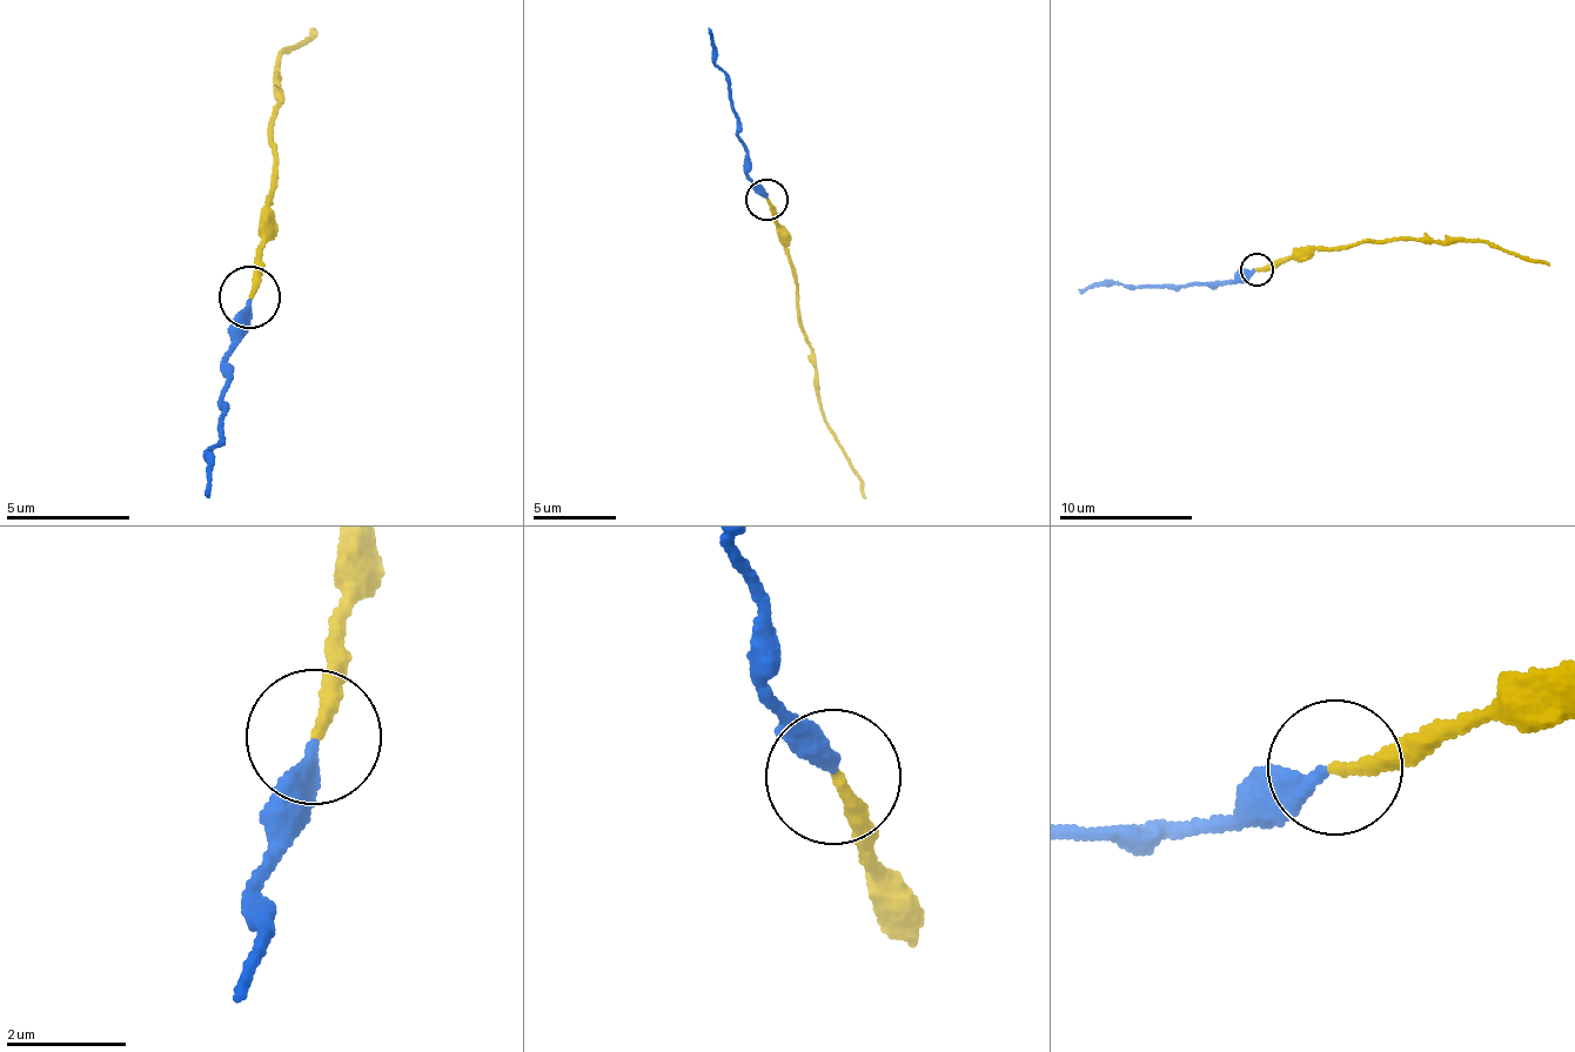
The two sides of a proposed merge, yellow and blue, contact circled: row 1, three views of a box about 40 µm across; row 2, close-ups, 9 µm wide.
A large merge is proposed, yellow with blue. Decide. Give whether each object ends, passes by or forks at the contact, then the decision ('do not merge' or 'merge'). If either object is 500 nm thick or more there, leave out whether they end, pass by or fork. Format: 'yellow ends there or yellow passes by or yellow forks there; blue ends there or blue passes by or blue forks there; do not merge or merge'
yellow ends there; blue ends there; do not merge

